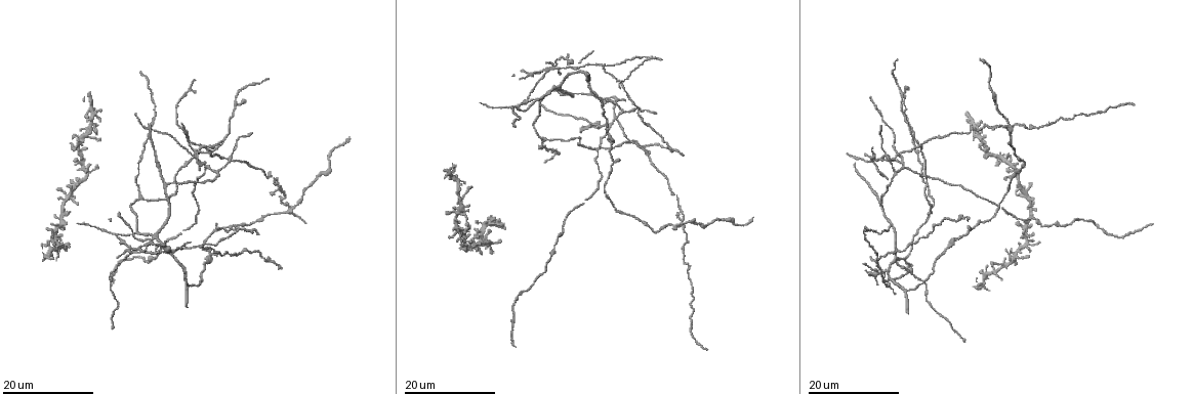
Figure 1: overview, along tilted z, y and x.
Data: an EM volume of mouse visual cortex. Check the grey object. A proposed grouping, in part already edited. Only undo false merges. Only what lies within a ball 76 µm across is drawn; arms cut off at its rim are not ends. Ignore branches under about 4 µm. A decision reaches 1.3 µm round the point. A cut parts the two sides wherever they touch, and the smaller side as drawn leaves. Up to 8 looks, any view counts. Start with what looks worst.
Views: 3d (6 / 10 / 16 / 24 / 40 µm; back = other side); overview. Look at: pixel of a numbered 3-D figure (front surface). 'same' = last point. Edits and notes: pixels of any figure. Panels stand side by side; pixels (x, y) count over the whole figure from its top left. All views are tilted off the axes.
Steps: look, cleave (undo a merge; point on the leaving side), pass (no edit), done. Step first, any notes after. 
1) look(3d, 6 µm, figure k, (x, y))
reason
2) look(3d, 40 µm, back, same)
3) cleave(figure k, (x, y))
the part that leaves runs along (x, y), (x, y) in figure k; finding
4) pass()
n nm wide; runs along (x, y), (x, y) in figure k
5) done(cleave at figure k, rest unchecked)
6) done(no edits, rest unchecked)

look(3d, 24 µm, figure 1, (202, 148))
four-way junction

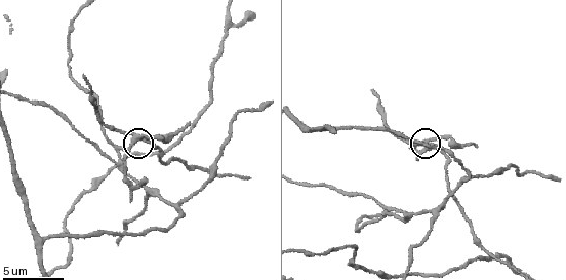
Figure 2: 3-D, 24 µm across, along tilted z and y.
look(3d, 6 µm, figure 2, (140, 137))

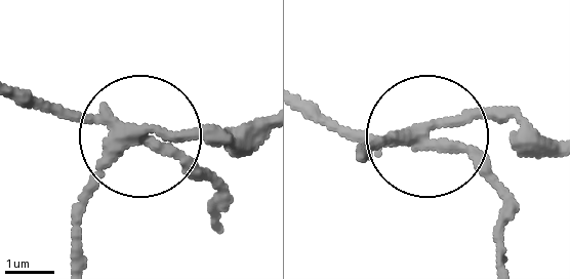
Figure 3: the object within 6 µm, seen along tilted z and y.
look(3d, 6 µm, back, figure 3, (135, 133))

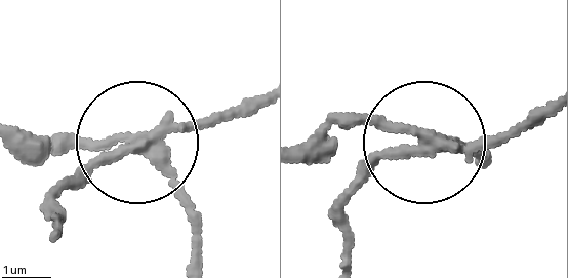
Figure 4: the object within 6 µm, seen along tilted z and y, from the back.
cleave(figure 4, (84, 138))
side arm 5 µm; the part that leaves runs along (154, 142), (191, 220), (191, 261) in figure 4; a second neuron is stuck on

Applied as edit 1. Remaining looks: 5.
look(3d, 10 µm, figure 2, (462, 179))
three-way junction

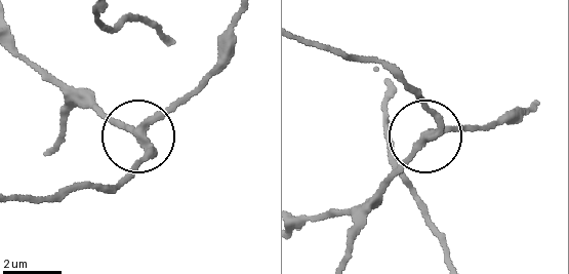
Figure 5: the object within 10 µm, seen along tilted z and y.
pass()
side arm 13 µm; runs along (17, 196), (120, 181), (146, 151), (143, 136), (206, 74) in figure 5; one neuron here

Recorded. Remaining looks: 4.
look(3d, 10 µm, figure 2, (44, 241))
three-way junction

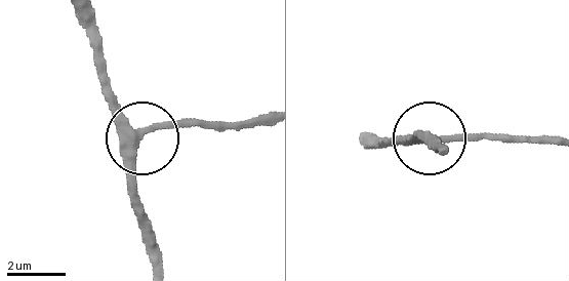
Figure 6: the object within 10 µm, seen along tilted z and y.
pass()
280 nm wide; one neuron here

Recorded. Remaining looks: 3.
look(3d, 6 µm, figure 2, (121, 163))
two arms in line, one across

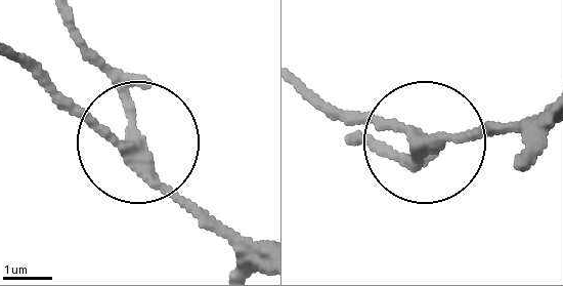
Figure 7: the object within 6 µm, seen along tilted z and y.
pass()
side arm 20 µm; 3 arms; continuous, no second neuron

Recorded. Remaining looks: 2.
done(cleave at figure 4, rest unchecked)

